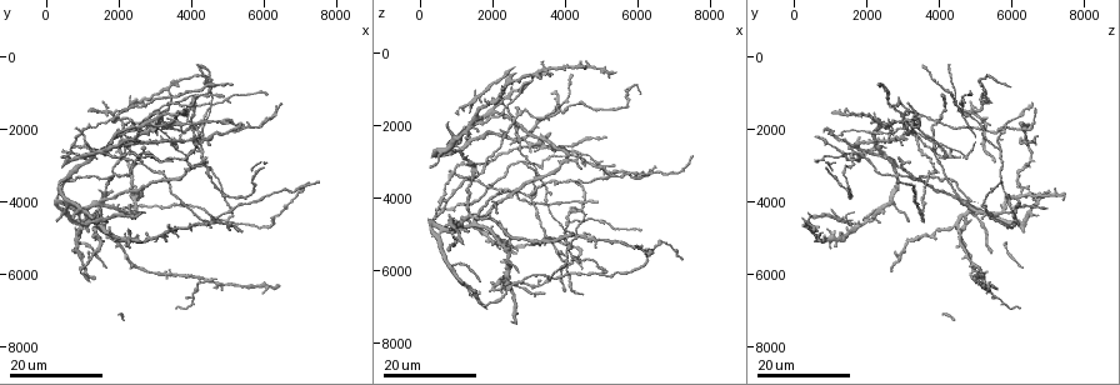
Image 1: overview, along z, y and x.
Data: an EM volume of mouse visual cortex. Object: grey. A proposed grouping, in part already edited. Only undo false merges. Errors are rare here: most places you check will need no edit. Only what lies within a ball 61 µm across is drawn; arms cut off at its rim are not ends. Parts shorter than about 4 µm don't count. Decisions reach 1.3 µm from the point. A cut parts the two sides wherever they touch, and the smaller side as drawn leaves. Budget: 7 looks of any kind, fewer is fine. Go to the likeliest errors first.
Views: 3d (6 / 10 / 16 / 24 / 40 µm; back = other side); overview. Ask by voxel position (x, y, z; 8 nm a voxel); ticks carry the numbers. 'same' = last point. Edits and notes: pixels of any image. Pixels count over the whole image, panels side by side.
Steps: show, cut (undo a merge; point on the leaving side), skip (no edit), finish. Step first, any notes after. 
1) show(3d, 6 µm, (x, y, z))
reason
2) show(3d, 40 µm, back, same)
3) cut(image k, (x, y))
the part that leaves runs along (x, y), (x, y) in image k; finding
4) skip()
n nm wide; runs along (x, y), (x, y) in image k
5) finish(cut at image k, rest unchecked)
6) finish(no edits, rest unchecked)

show(3d, 24 µm, (4200, 1900, 5900))
four arms meet

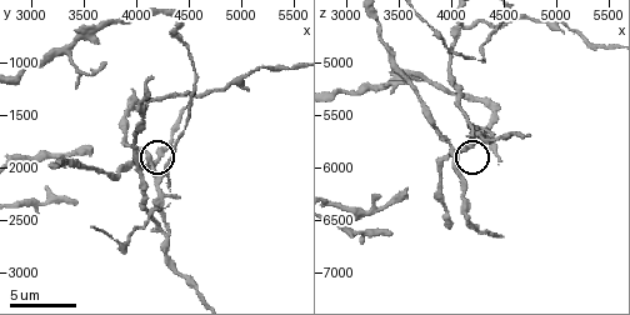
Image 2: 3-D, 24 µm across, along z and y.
show(3d, 10 µm, (4140, 1920, 5820))

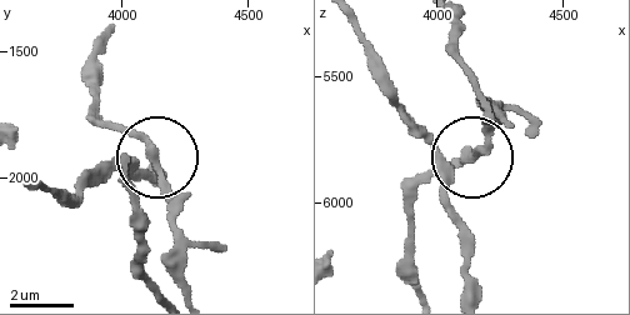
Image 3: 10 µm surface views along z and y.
skip()
runs along (453, 26), (503, 115), (409, 194) in image 3; all the same cell

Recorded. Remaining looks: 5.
show(3d, 24 µm, (3800, 2900, 1600))
three arms meet

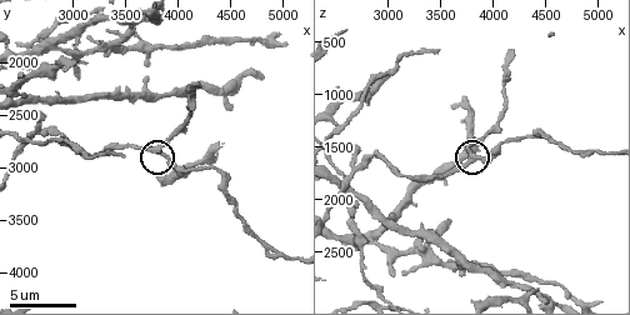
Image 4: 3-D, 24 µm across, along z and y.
show(3d, 10 µm, same)

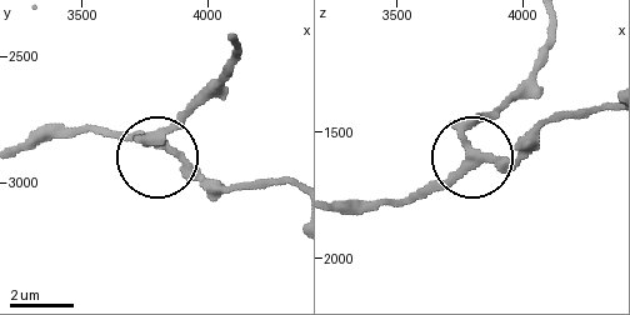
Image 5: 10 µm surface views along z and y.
skip()
210 nm wide; continuous, no second cell

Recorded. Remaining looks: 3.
show(3d, 24 µm, (2700, 2100, 2400))
three-way junction

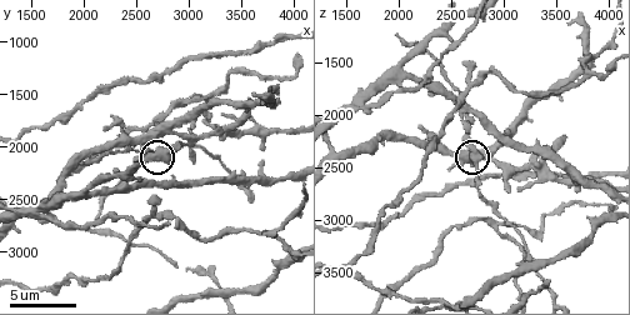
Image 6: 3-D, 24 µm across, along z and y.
show(3d, 10 µm, same)

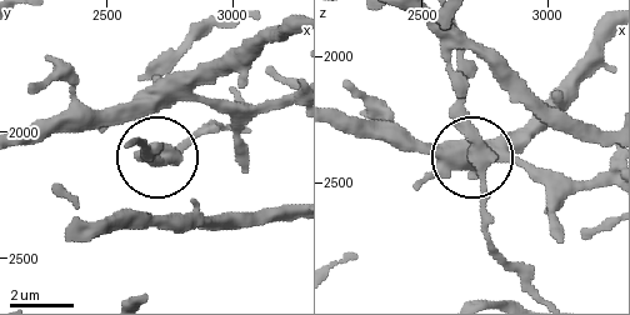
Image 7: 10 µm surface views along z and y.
skip()
300 nm wide; one cell here

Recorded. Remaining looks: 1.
show(3d, 10 µm, (2920, 1560, 3040))
two arms in line, one across

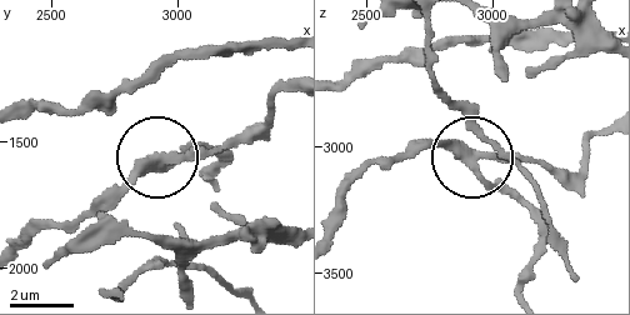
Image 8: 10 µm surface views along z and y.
skip()
side arm 12 µm; runs along (523, 293), (534, 219), (478, 158), (550, 163) in image 8; one cell here

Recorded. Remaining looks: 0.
finish(no edits, rest unchecked)

